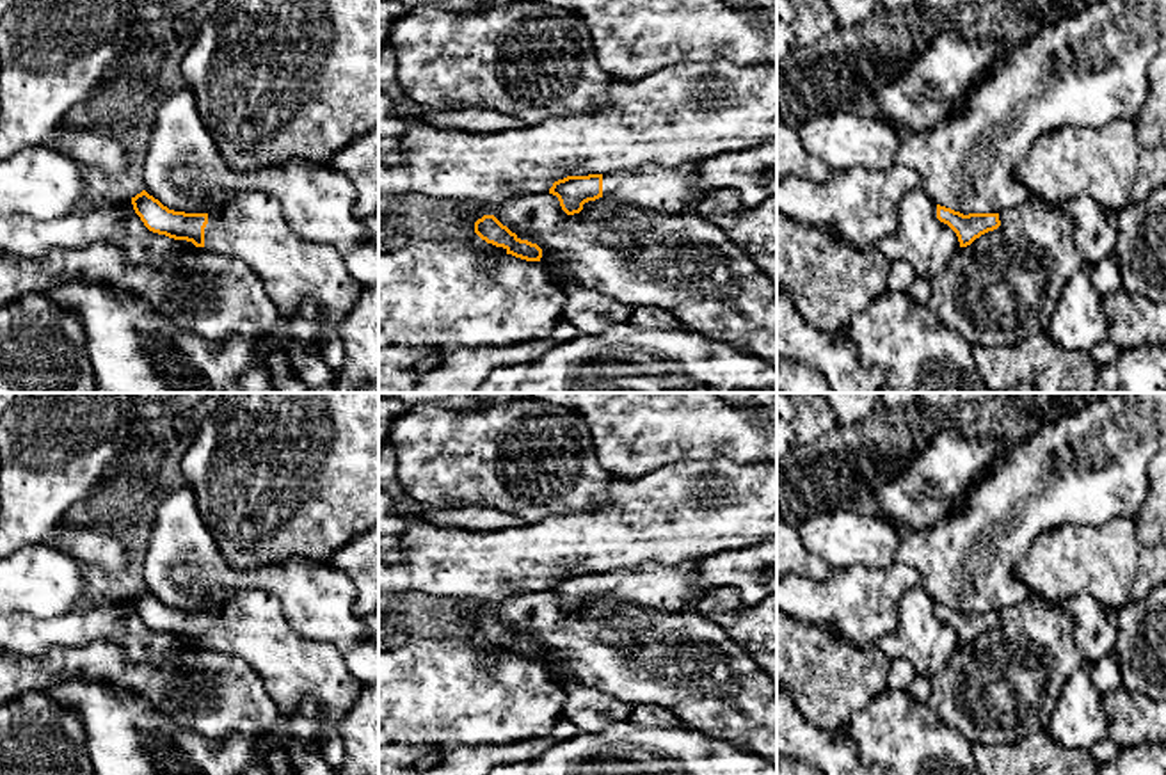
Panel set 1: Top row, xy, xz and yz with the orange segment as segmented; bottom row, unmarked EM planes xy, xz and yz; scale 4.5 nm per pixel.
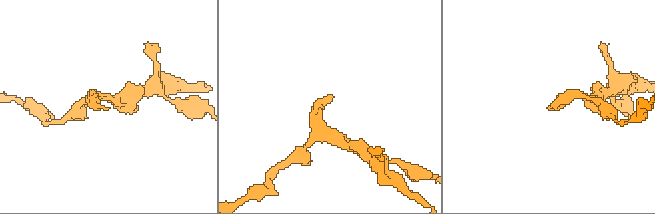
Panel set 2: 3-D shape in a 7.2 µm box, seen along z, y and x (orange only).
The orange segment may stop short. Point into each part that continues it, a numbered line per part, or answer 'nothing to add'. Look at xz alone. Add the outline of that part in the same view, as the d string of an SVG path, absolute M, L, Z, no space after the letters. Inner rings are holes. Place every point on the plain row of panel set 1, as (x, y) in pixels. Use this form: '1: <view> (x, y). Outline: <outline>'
1: xz (654, 585). Outline: M649 560L640 567L610 571L603 574L603 594L677 613L690 599L700 599L699 567L700 560L684 560L679 565Z

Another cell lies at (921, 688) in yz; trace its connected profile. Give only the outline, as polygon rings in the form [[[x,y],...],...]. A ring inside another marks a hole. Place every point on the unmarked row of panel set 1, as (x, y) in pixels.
[[[915,675],[912,684],[906,688],[906,691],[921,704],[928,704],[928,699],[931,695],[931,679],[926,679],[922,675]]]

